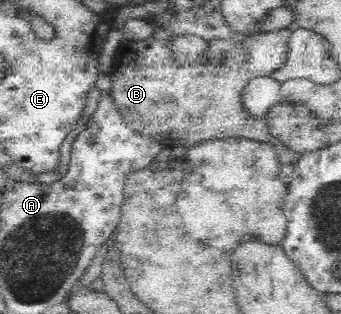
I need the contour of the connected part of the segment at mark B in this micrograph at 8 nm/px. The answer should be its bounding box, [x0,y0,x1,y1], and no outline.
[109,26,301,165]

